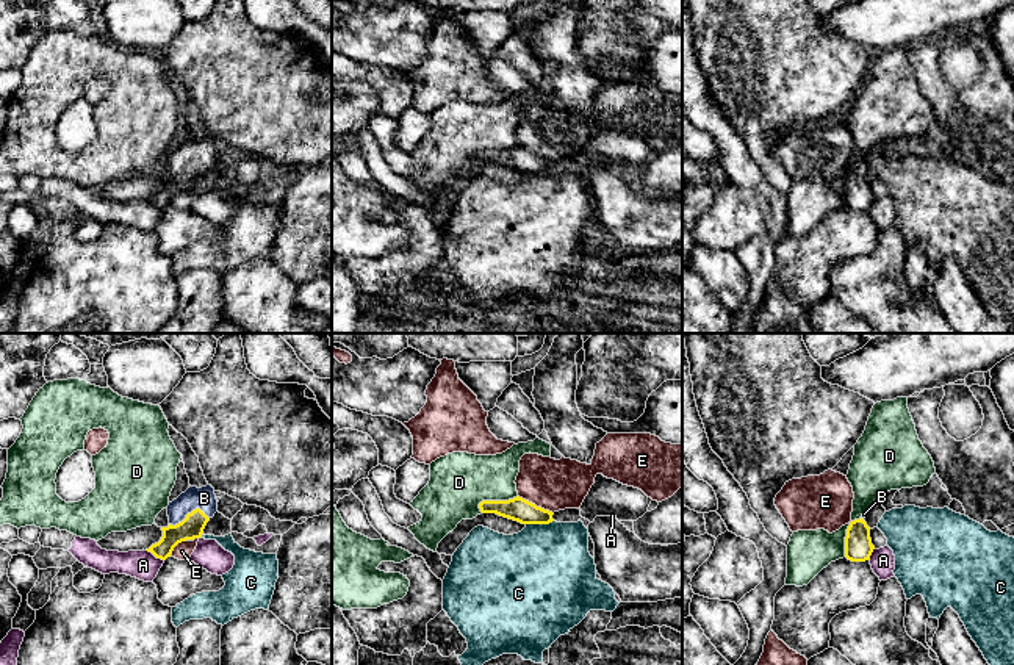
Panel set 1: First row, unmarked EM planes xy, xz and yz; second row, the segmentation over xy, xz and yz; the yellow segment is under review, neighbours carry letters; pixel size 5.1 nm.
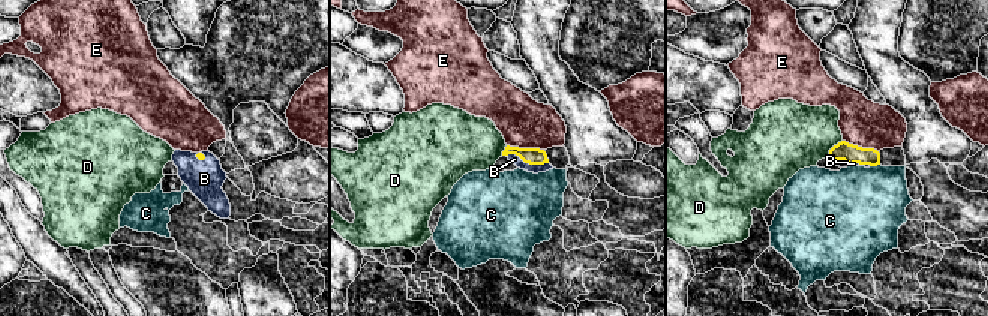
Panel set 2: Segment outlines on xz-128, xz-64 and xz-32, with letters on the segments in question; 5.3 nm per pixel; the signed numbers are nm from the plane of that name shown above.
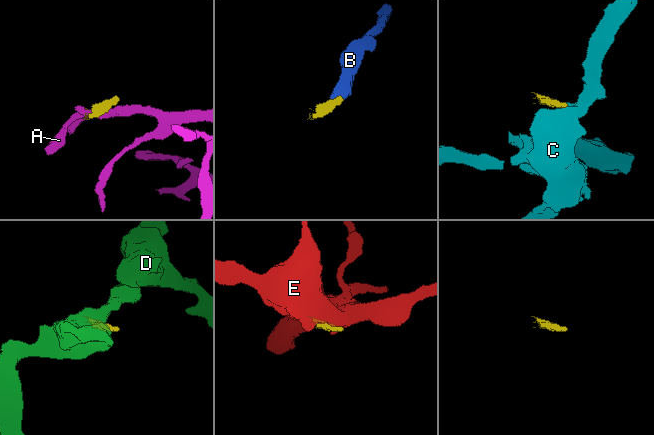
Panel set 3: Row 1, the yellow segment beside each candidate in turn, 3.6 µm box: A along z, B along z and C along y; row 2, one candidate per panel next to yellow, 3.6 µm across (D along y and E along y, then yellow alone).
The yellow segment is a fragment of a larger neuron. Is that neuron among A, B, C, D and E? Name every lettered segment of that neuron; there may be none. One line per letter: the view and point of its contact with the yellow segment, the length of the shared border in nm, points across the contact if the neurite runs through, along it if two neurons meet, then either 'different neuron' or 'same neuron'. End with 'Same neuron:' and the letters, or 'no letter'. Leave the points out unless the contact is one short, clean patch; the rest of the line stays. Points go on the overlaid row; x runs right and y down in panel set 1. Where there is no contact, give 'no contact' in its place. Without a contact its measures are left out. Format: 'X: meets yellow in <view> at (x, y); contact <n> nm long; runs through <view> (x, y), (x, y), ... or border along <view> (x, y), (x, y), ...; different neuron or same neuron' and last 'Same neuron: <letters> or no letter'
A: meets yellow in xy at (155, 556); contact 110 nm long; border along xy (146, 549), (163, 560); different neuron
B: meets yellow in xy at (188, 514); contact 220 nm long; runs through xy (193, 526), (188, 521), (188, 514), (204, 498); same neuron
C: meets yellow in xz at (539, 523); contact 150 nm long; different neuron
D: meets yellow in xz at (496, 501); contact 220 nm long; border along xz (517, 495), (507, 499), (484, 499), (478, 507); different neuron
E: meets yellow in xz at (534, 504); contact 200 nm long; border along xz (518, 495), (553, 514); different neuron
Same neuron: B

